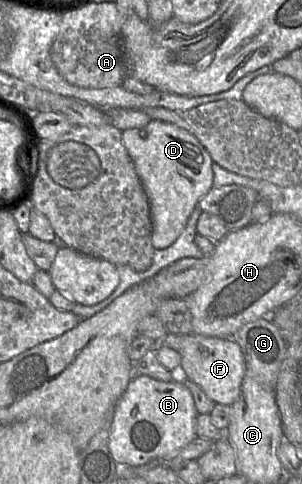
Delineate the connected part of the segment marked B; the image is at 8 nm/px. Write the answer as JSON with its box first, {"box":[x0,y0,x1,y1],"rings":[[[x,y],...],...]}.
{"box":[109,375,198,467],"rings":[[[134,375],[115,407],[109,436],[110,452],[118,465],[131,467],[170,459],[198,437],[198,414],[193,395],[183,382]]]}

